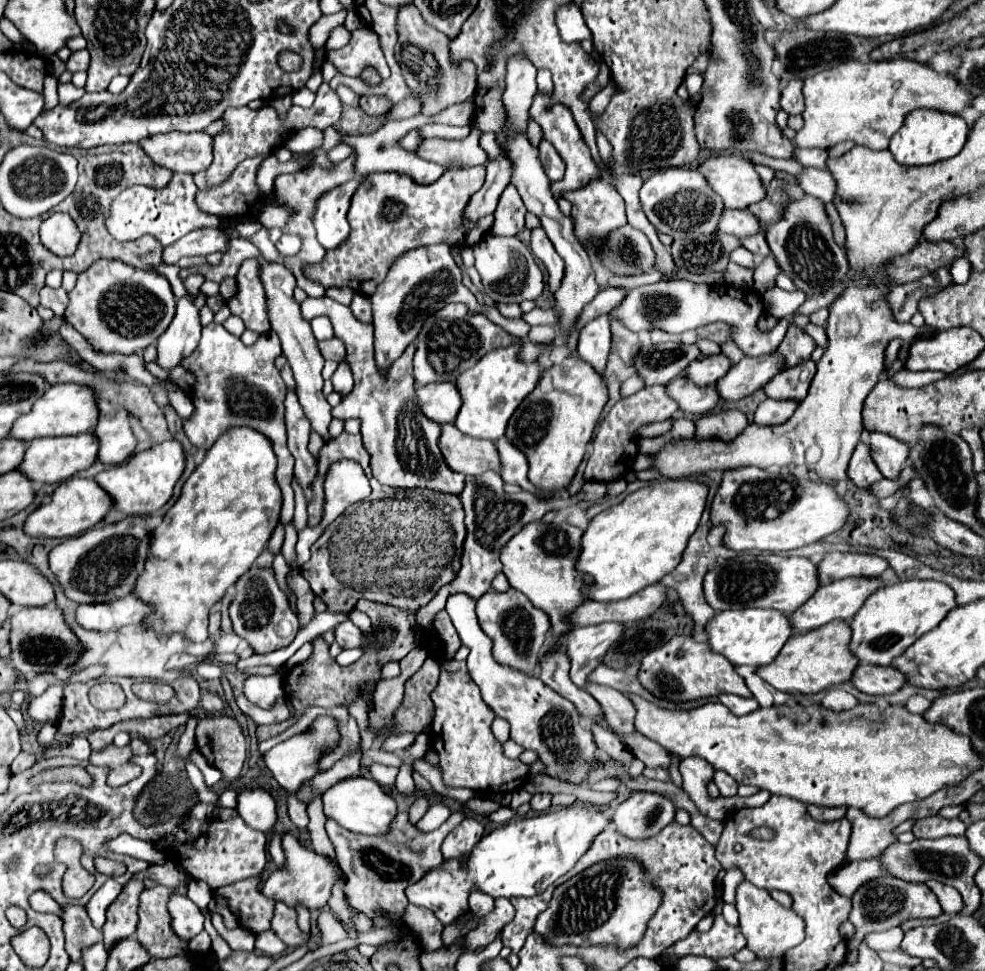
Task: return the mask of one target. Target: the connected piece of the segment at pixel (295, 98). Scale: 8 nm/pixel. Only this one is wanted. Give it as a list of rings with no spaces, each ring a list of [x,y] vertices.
[[[302,88],[298,92],[294,92],[292,95],[292,103],[294,105],[299,105],[301,107],[309,107],[313,104],[315,100],[315,93],[311,92],[307,88]]]

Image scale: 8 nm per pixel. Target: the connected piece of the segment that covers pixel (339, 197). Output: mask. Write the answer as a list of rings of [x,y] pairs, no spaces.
[[[356,177],[354,181],[348,181],[344,185],[334,187],[332,191],[324,193],[316,201],[316,211],[312,215],[312,223],[316,227],[318,243],[324,249],[338,247],[350,235],[350,227],[346,221],[348,201],[352,199],[354,191],[358,189],[358,185],[362,181],[364,181],[364,177]]]

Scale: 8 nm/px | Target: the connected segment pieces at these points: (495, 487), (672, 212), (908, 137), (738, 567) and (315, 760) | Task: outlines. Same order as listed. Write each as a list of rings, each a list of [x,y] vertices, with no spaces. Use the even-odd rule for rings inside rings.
[[[484,471],[478,477],[466,479],[466,485],[464,485],[464,491],[460,493],[460,499],[462,499],[462,505],[466,511],[466,529],[468,529],[464,555],[462,555],[462,569],[458,571],[458,575],[452,583],[444,585],[436,593],[436,597],[416,613],[416,624],[424,630],[430,630],[433,627],[434,615],[444,609],[446,599],[452,593],[466,593],[474,601],[478,601],[492,587],[492,579],[498,575],[498,571],[502,571],[500,551],[524,525],[528,525],[532,521],[540,521],[544,513],[548,513],[552,509],[560,511],[568,505],[568,501],[564,501],[560,497],[556,497],[550,503],[542,503],[528,491],[508,495],[508,493],[504,493],[502,477],[496,471]]]
[[[672,167],[664,171],[660,169],[652,177],[648,177],[640,189],[640,203],[650,223],[660,233],[670,235],[672,239],[716,233],[720,215],[724,211],[722,197],[718,197],[718,193],[712,191],[706,177],[698,169],[686,167]]]
[[[916,109],[910,117],[906,117],[904,125],[892,135],[888,151],[894,155],[894,161],[904,167],[930,165],[958,155],[966,143],[966,137],[968,137],[968,125],[962,117],[954,117],[930,109]]]
[[[742,553],[734,559],[728,559],[722,565],[716,565],[704,577],[706,601],[716,611],[762,607],[762,609],[778,609],[790,615],[804,601],[808,601],[818,587],[820,587],[818,567],[810,559],[782,557],[774,553],[766,553],[766,555]]]
[[[322,715],[316,717],[314,723],[298,735],[292,735],[290,739],[286,739],[284,743],[278,743],[276,747],[272,747],[270,751],[264,753],[264,763],[266,767],[272,771],[274,779],[280,783],[280,787],[284,787],[286,791],[298,791],[306,781],[310,781],[314,775],[320,773],[320,759],[328,753],[332,753],[340,743],[340,733],[338,733],[338,721],[330,715]]]

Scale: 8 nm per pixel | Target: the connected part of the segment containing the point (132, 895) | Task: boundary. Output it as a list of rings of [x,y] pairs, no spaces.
[[[130,881],[126,889],[118,895],[118,901],[110,905],[106,913],[106,923],[102,927],[106,951],[110,951],[118,941],[132,937],[138,923],[138,897],[142,889],[142,881]]]

